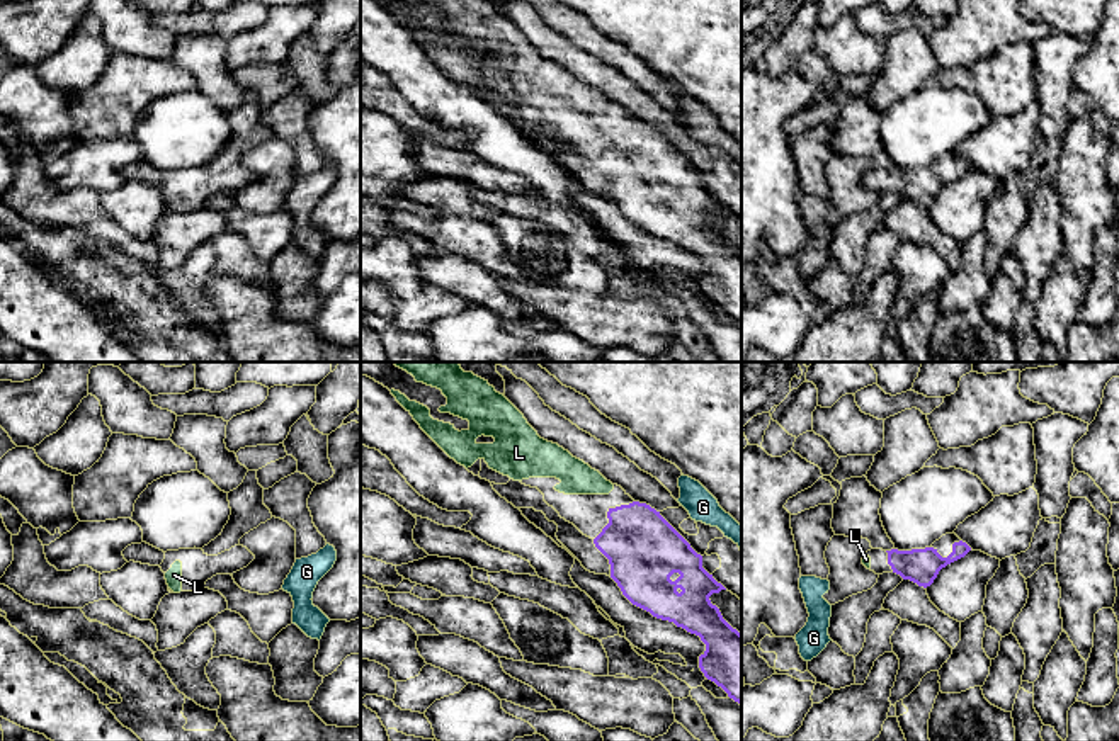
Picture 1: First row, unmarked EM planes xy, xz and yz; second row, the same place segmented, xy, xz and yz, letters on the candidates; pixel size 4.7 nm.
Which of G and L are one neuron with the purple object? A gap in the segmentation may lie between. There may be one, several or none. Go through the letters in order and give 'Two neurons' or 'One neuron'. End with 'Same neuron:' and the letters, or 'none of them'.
G: Two neurons
L: One neuron
Same neuron: L

